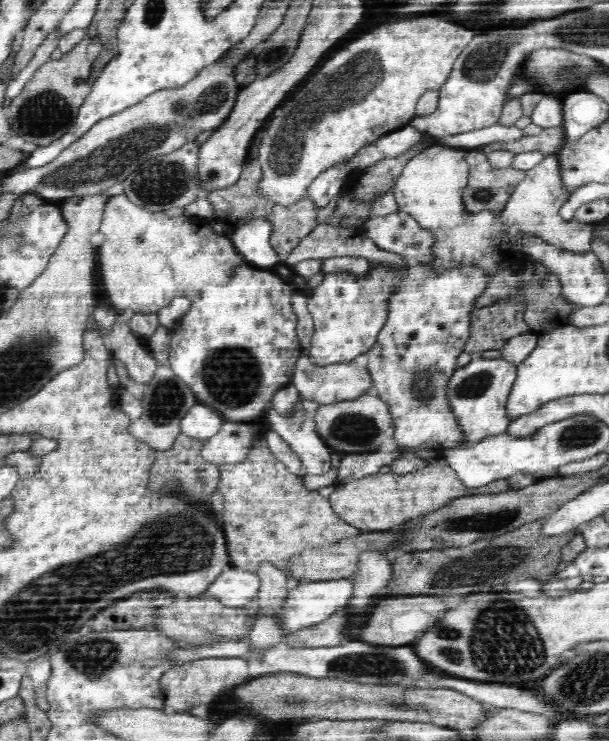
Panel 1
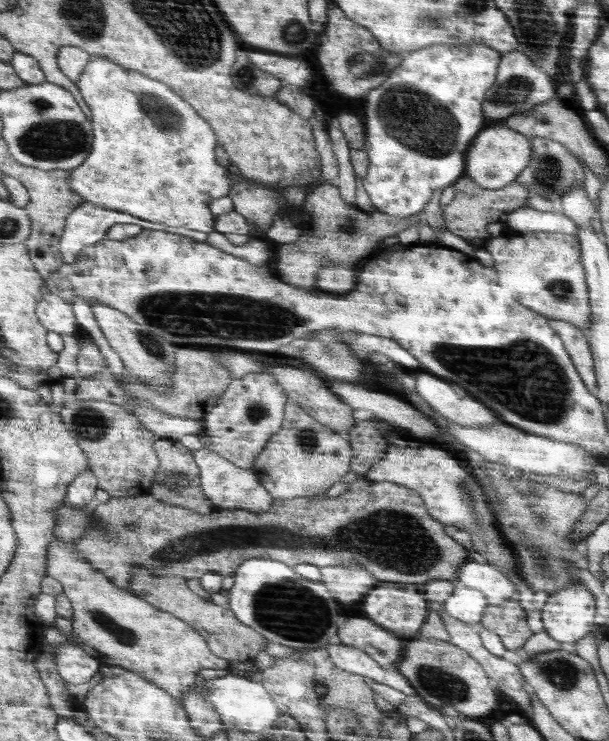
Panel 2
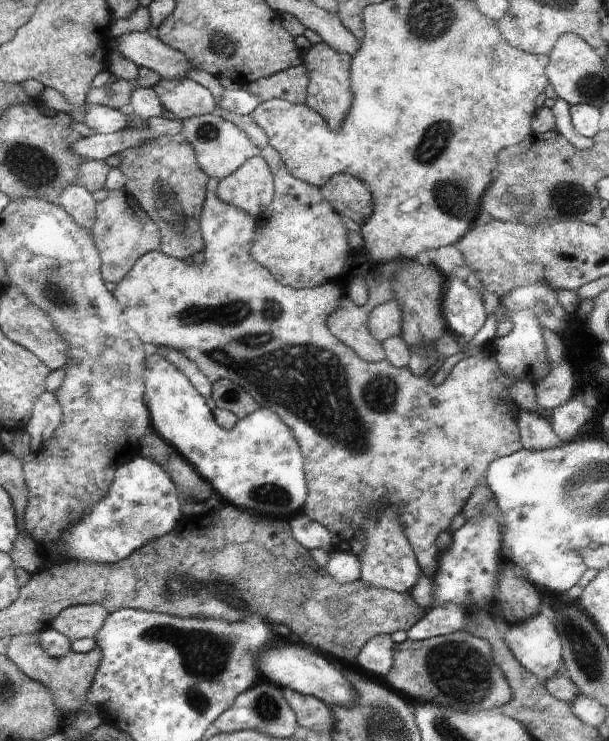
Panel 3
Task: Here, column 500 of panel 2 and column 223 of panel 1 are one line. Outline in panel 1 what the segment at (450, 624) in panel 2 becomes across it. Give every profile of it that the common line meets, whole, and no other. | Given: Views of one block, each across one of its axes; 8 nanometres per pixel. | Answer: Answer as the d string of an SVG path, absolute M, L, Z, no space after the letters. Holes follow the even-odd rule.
M208 657L202 660L176 664L161 674L160 687L165 697L165 709L169 712L188 714L190 708L217 703L215 698L226 688L240 684L248 678L248 662L243 657Z

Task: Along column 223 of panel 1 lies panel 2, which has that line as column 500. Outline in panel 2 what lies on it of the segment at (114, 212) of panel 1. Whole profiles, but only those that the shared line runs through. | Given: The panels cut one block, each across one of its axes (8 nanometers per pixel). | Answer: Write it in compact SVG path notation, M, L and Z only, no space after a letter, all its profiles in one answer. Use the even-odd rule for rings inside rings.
M517 232L514 236L489 237L485 250L494 259L493 268L502 278L503 285L510 286L520 304L548 319L574 324L588 333L588 276L584 276L581 260L581 240L576 235L559 232Z

